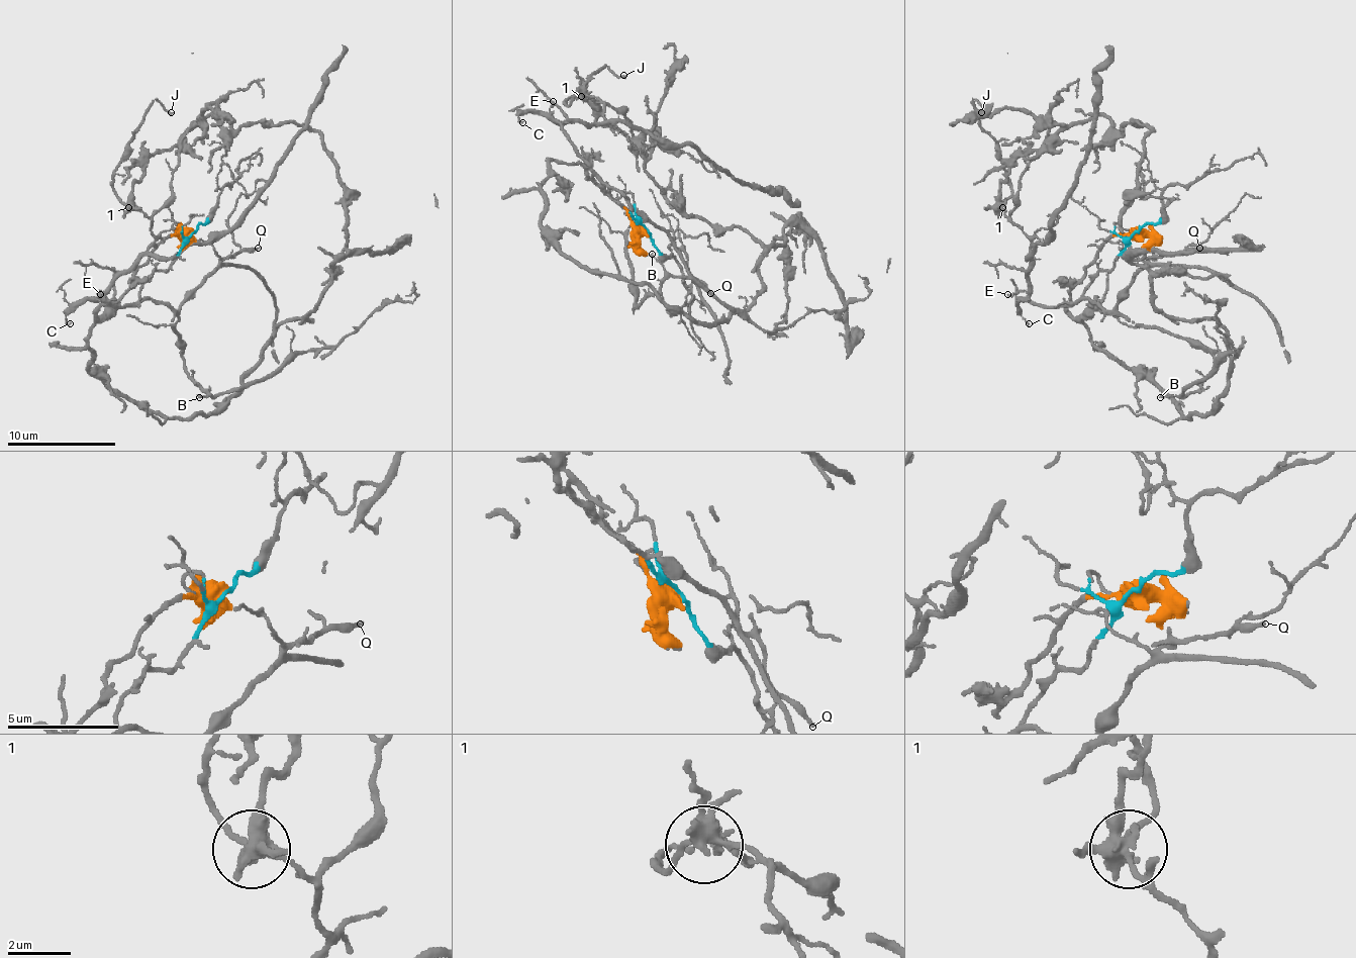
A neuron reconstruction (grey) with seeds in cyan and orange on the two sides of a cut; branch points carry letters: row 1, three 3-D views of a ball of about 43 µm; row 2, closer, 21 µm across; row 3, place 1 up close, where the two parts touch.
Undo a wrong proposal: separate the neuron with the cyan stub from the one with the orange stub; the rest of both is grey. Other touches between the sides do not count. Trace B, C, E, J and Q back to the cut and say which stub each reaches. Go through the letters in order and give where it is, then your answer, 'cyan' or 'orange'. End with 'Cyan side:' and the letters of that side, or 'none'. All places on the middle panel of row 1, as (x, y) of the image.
B: place (652, 254); cyan
C: place (522, 122); cyan
E: place (553, 101); cyan
J: place (623, 75); cyan
Q: place (710, 293); cyan
Cyan side: B, C, E, J, Q

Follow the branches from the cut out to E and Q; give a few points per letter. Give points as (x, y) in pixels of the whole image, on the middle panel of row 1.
E: (646, 229), (594, 180), (589, 167), (551, 115), (549, 107), (554, 102)
Q: (646, 229), (594, 180), (594, 175), (613, 188), (627, 204), (657, 223), (687, 256), (687, 270), (711, 294)

